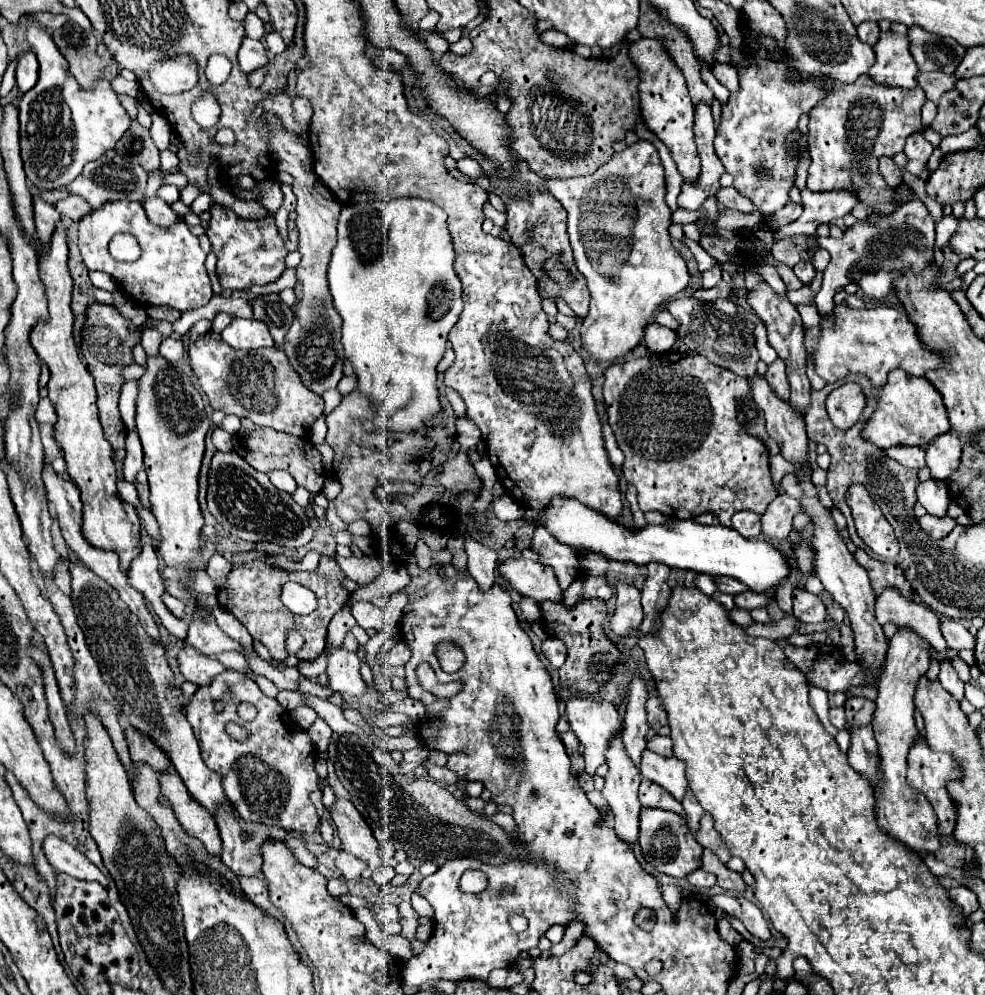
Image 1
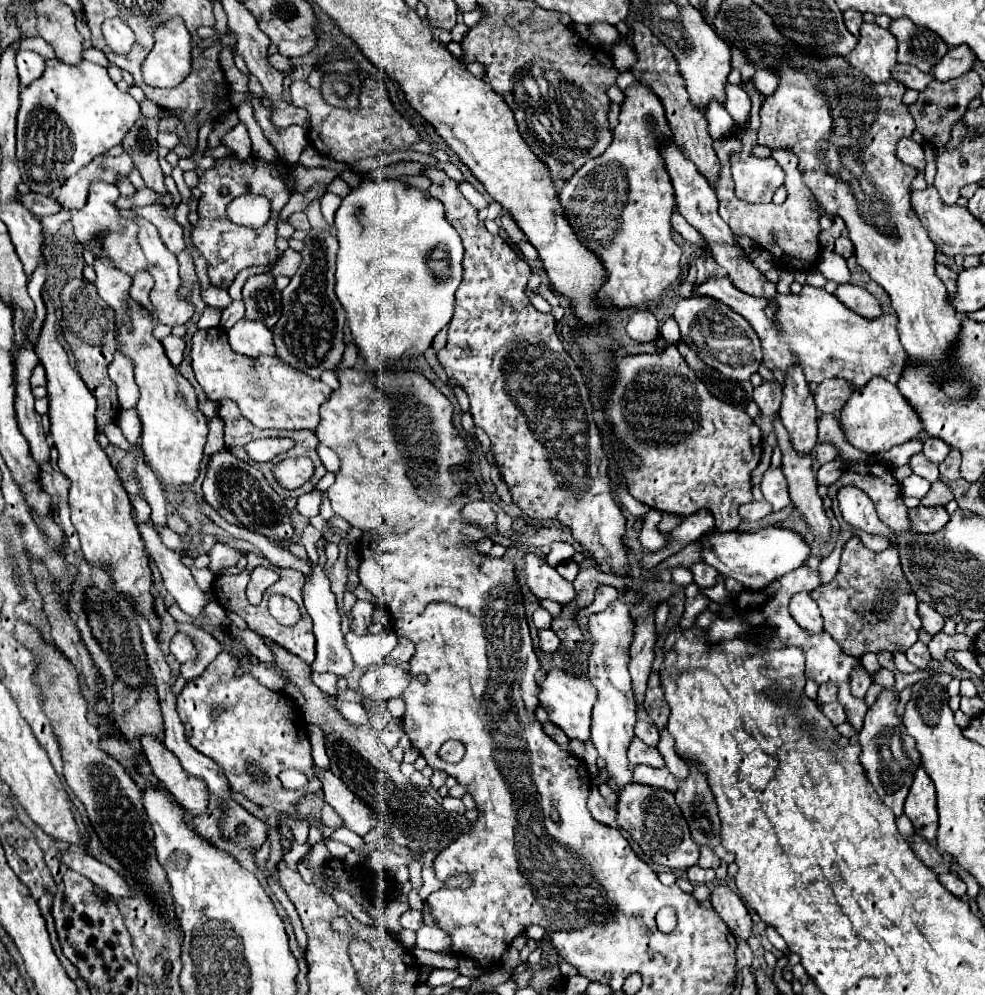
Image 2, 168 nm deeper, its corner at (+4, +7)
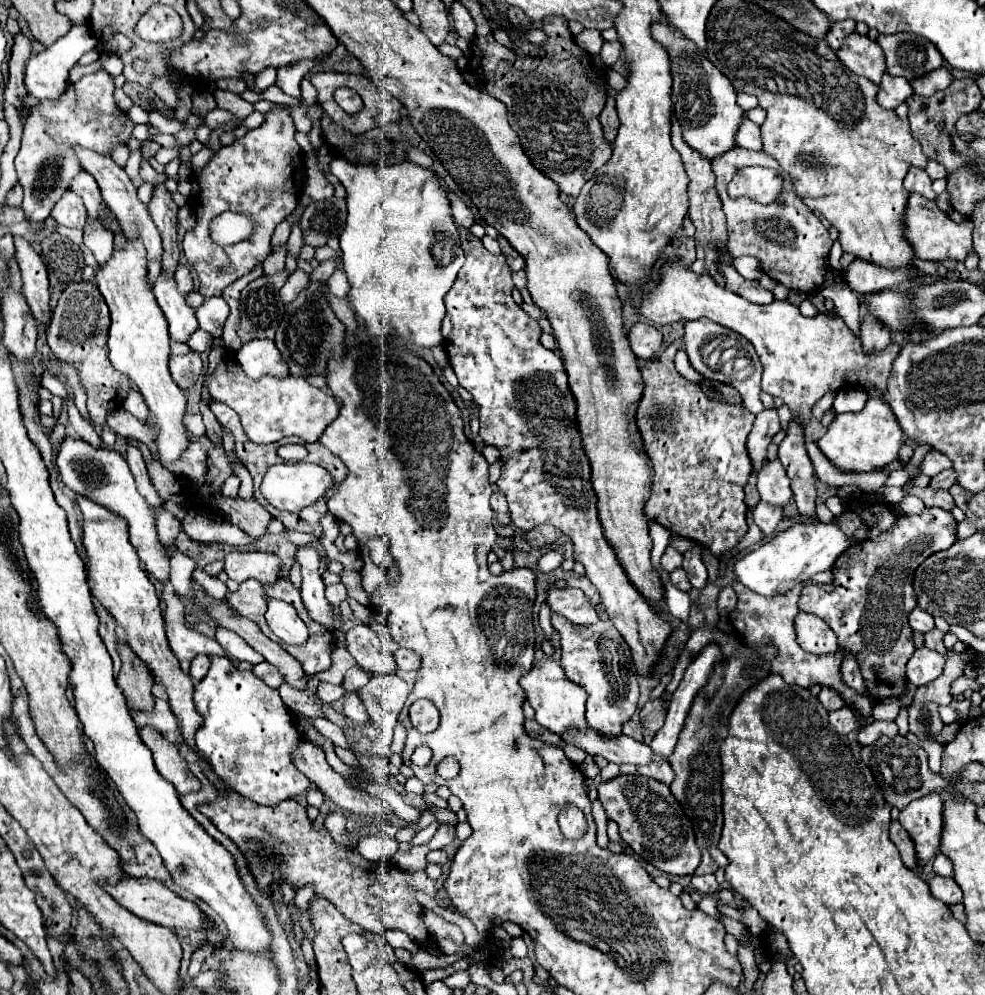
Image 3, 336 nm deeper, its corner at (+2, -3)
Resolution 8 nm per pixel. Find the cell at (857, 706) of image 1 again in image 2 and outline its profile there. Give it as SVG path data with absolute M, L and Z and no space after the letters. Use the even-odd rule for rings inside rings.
M856 668L854 672L852 672L852 694L856 696L856 698L864 698L864 694L866 694L866 690L868 690L868 686L872 684L872 680L870 680L870 676L864 672L864 668Z

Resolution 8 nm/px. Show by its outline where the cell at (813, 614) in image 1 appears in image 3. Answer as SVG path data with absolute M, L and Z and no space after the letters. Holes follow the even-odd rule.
M800 612L796 616L796 634L798 634L798 644L812 652L812 654L836 654L838 642L836 642L836 634L832 634L832 630L824 624L824 620Z

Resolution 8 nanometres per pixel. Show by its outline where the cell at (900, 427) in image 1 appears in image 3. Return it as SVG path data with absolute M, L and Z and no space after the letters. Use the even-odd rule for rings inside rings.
M868 400L862 412L836 414L834 422L828 426L828 432L816 444L838 470L860 474L888 466L892 460L896 460L902 442L904 442L904 432L890 406L884 404L882 400Z

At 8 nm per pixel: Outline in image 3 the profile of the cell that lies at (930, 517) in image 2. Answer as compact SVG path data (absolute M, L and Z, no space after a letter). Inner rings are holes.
M924 508L922 514L900 516L890 530L882 532L880 536L856 542L844 554L840 554L840 558L832 566L834 592L826 594L824 590L813 587L813 584L804 586L804 592L798 604L800 610L822 618L838 636L840 648L846 648L854 656L858 656L866 692L874 704L886 698L902 696L908 684L906 662L916 650L912 644L912 628L908 626L908 614L912 606L916 606L916 594L912 588L912 578L914 578L912 572L920 566L920 562L924 562L924 558L940 550L948 550L954 542L956 542L956 520L952 512L942 510L942 508Z

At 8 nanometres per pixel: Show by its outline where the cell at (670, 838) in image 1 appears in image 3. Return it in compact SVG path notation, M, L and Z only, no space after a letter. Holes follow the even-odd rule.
M620 774L598 784L598 800L602 802L608 820L618 824L622 840L638 856L666 874L694 874L700 864L700 848L694 842L692 822L664 782L656 782L642 774Z

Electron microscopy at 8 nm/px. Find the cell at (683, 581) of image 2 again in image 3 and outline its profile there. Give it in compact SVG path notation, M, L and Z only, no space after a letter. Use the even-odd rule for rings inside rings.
M676 568L676 570L672 570L670 572L670 582L678 588L678 590L682 590L682 592L688 592L692 586L690 586L690 582L688 582L688 576L686 576L686 572L682 570L682 568Z

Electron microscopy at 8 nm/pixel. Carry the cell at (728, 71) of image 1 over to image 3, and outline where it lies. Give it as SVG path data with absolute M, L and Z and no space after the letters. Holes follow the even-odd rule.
M744 118L744 124L740 126L740 130L736 134L736 142L738 142L740 148L748 148L748 150L758 150L760 152L762 150L760 128L754 122Z

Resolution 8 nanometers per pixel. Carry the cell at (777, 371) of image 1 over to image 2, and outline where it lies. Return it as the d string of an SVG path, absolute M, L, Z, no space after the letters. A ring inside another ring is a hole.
M764 380L758 388L754 388L754 402L762 410L762 418L756 420L760 426L764 438L772 432L772 420L780 410L780 400L782 400L782 384L778 380Z

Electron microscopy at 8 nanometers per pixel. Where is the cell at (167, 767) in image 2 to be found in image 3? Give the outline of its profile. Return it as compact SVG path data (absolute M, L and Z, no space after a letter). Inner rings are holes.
M142 726L140 728L140 738L142 742L152 750L154 754L154 764L156 770L174 784L178 794L188 794L200 788L198 778L190 772L188 762L180 756L178 748L174 742L166 740L156 728L152 726Z

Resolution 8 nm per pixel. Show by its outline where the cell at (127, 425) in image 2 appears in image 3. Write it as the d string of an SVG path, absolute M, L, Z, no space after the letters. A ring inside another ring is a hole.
M132 388L132 390L128 392L128 396L126 396L126 400L124 400L124 408L126 408L130 414L134 414L140 422L146 422L146 418L148 418L148 408L146 408L146 402L144 402L140 390Z

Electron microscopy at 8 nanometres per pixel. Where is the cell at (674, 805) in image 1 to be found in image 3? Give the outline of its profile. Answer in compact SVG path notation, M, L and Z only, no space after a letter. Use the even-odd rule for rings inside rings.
M658 754L652 756L652 762L648 766L638 766L638 772L644 776L652 776L664 784L670 784L674 778L674 770L670 768L668 762L664 762L664 758L660 758Z

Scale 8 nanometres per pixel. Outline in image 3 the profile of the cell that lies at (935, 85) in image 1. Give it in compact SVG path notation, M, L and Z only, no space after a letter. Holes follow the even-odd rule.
M884 74L880 86L878 86L878 94L876 100L880 102L880 106L884 106L886 110L894 110L898 108L908 96L912 94L912 86L906 78L896 78L890 74Z

